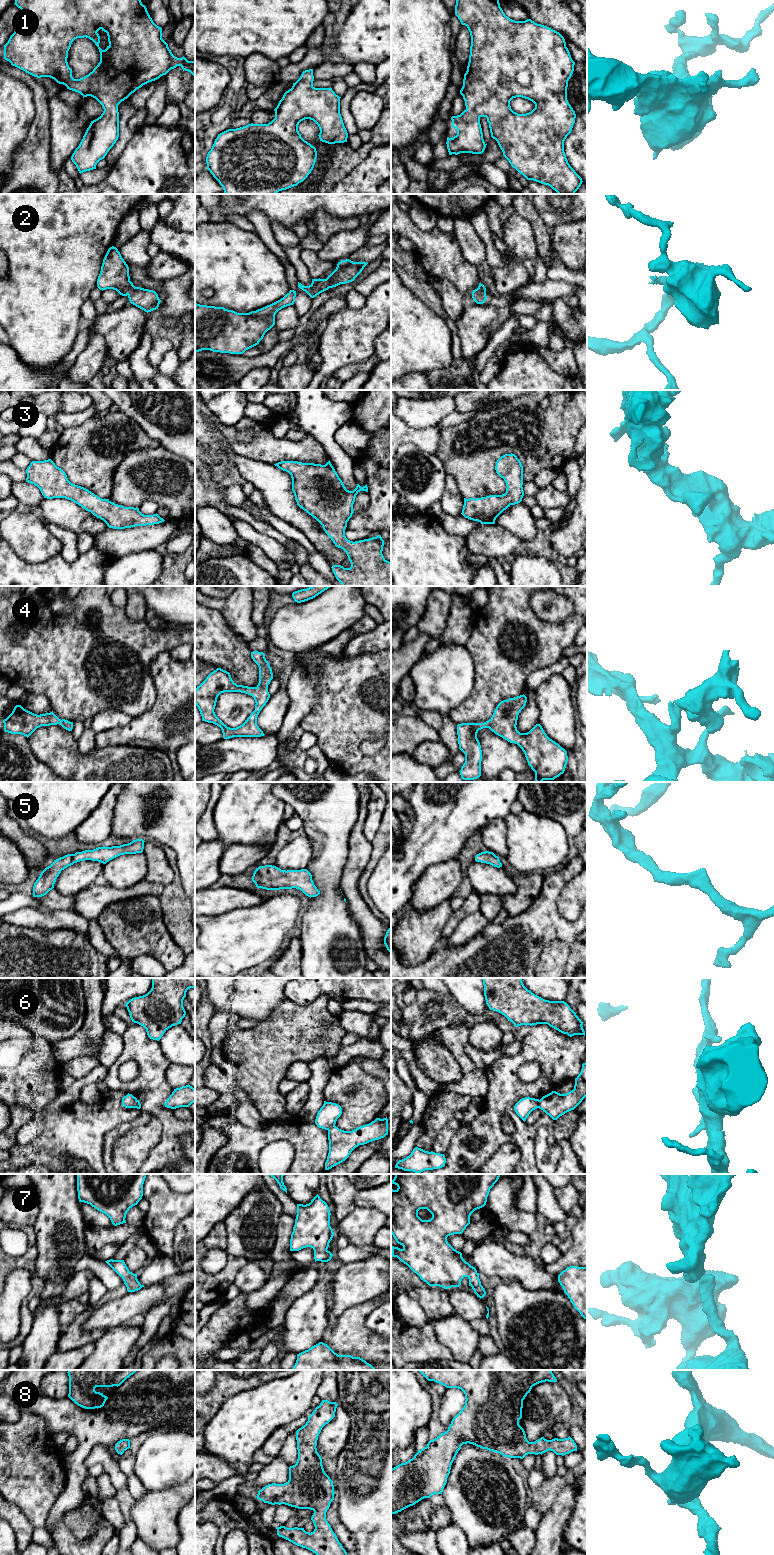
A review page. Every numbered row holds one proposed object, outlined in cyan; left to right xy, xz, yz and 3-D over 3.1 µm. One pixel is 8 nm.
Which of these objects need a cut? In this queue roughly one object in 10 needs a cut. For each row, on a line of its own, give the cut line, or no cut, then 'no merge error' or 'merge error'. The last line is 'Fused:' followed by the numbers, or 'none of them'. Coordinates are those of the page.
1: cut none; no merge error
2: cut none; no merge error
3: cut none; no merge error
4: cut none; no merge error
5: cut none; no merge error
6: cut yz (538, 1100), (539, 1107); merge error
7: cut none; no merge error
8: cut none; no merge error
Fused: 6

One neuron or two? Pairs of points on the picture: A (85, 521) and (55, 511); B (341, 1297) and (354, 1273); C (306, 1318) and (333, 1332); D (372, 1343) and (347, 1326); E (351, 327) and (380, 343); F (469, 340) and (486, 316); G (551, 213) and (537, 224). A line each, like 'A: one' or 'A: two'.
A: one
B: one
C: two
D: one
E: two
F: one
G: two

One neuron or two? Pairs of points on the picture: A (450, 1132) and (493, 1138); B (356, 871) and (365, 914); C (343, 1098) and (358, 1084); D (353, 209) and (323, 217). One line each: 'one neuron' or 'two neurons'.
A: two neurons
B: one neuron
C: one neuron
D: two neurons

